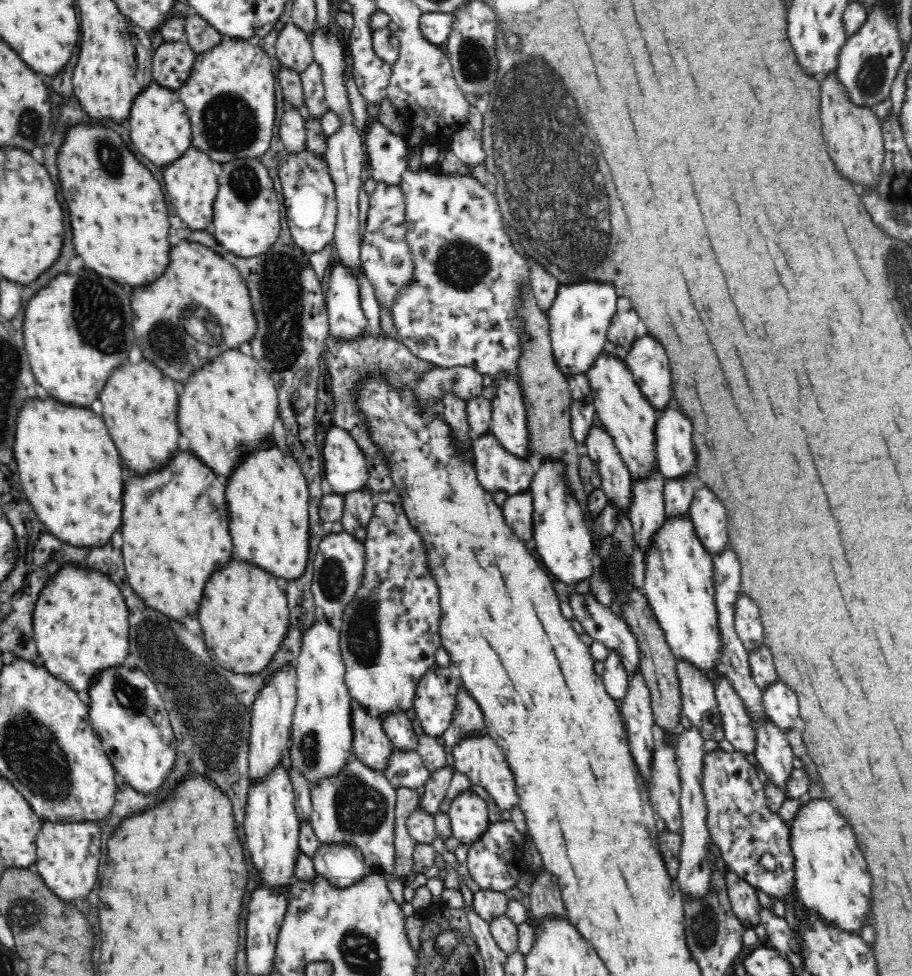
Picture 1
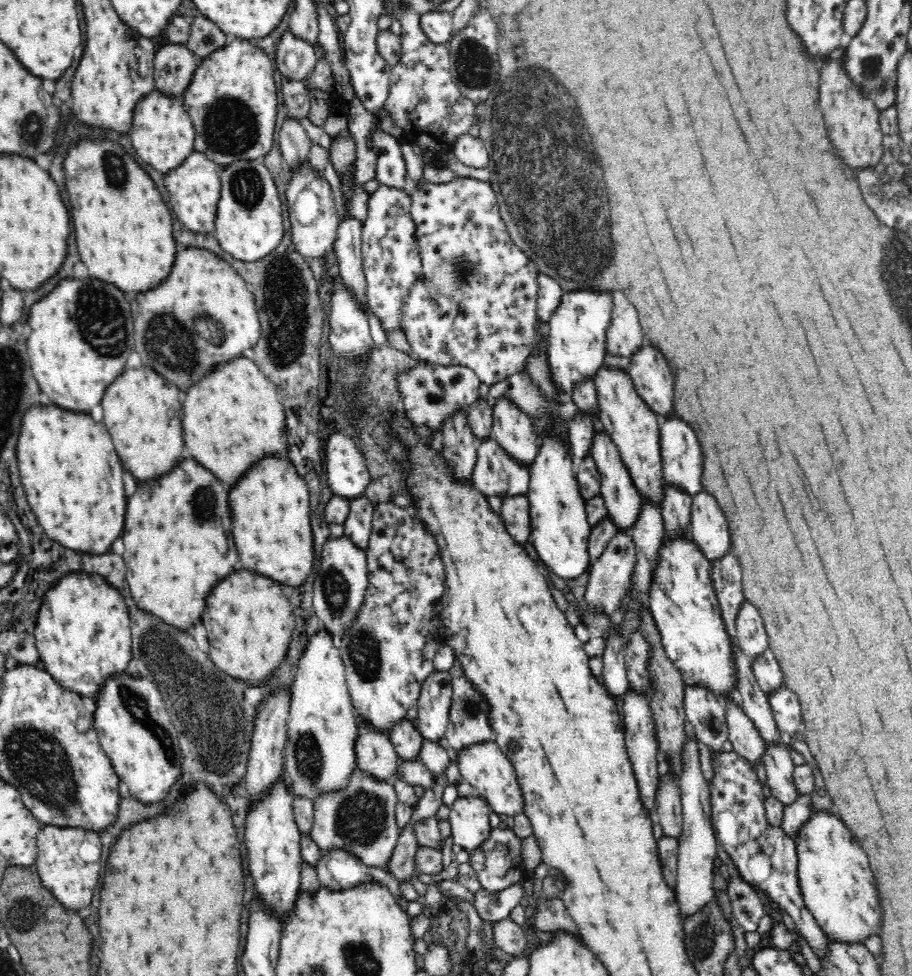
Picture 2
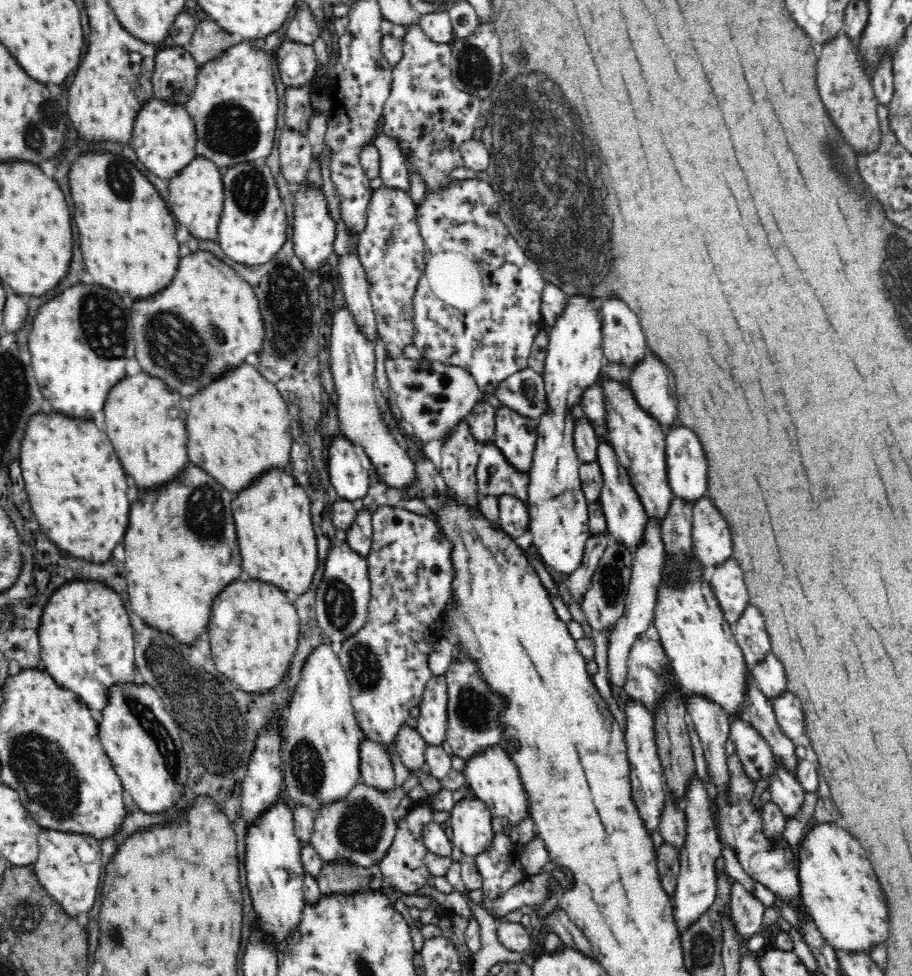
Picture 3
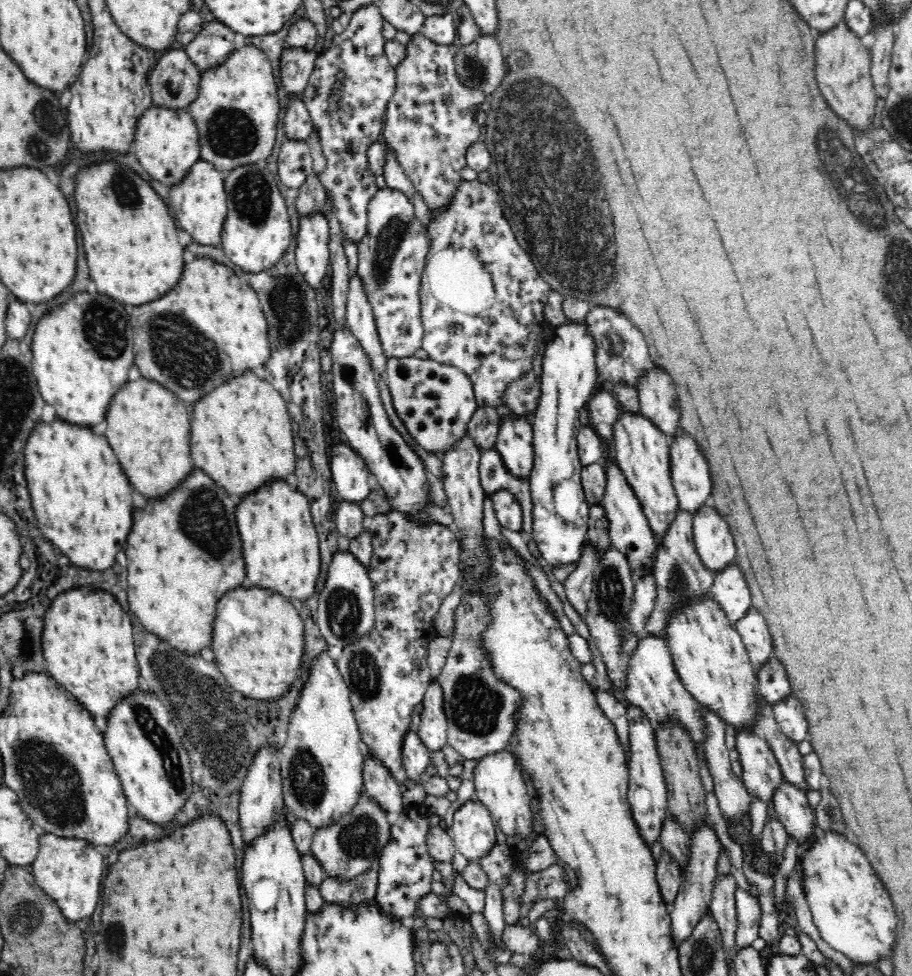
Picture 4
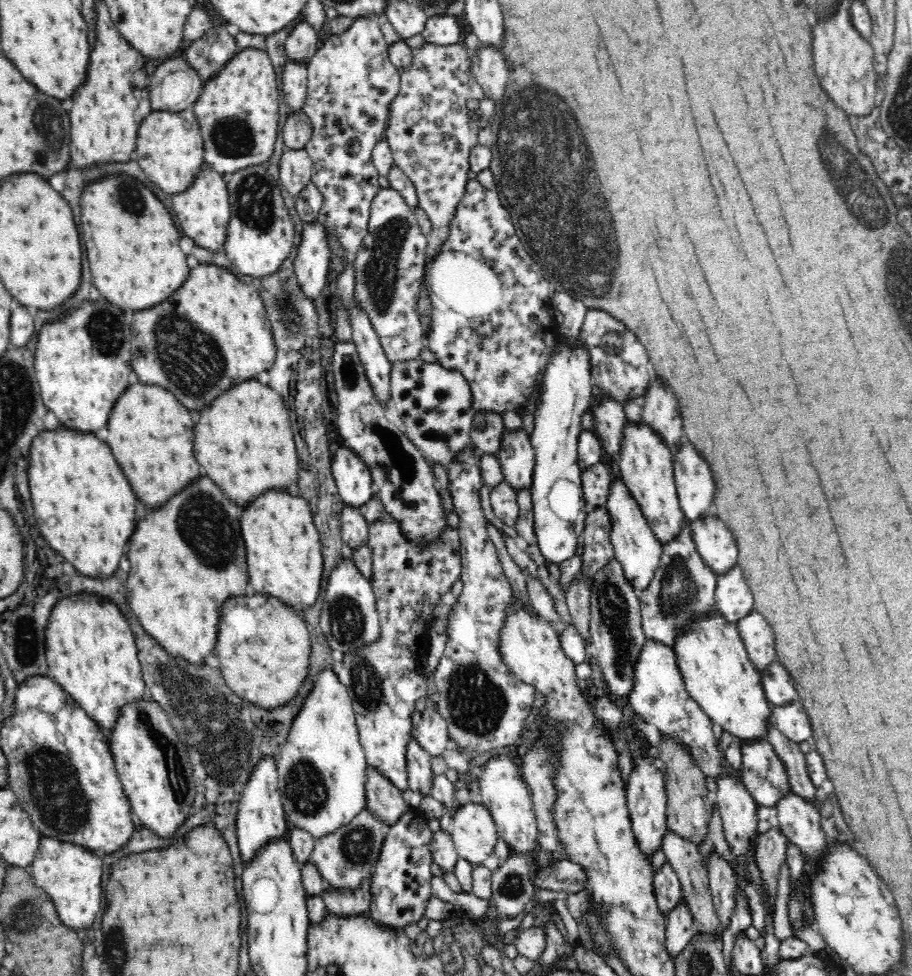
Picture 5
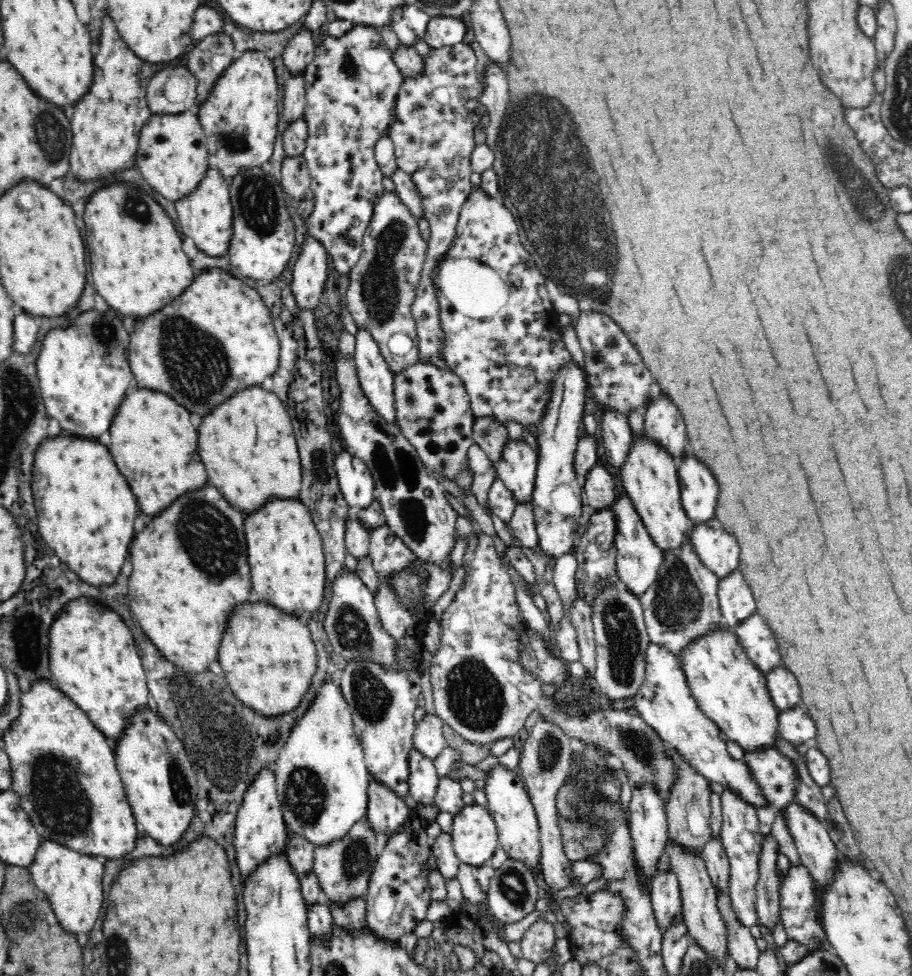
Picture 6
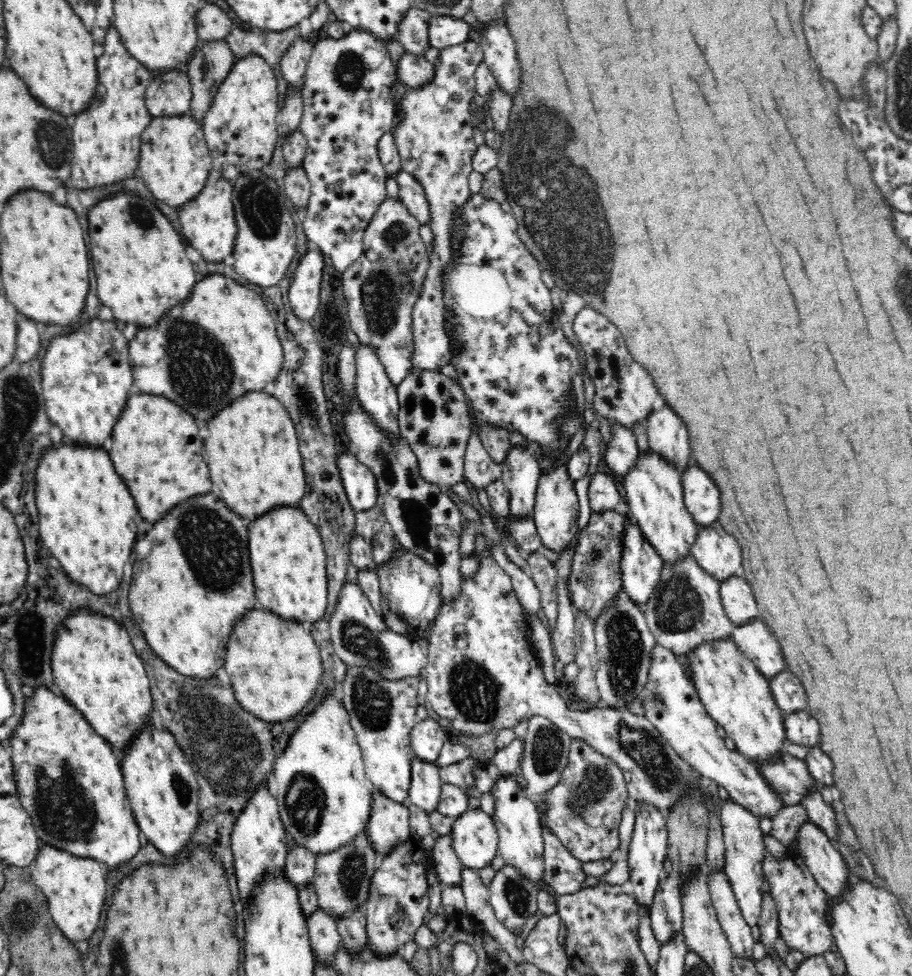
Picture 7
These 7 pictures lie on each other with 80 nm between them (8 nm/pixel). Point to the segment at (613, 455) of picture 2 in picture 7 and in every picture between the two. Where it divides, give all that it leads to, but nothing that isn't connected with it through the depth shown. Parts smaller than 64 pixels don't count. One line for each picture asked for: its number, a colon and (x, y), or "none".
3: (626, 518)
4: (629, 530)
5: (638, 553)
6: (639, 561)
7: (641, 568)

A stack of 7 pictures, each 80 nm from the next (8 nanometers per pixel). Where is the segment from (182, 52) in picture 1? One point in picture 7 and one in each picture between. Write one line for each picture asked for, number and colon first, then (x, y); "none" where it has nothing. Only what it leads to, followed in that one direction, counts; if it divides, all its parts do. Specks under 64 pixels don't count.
2: (174, 65)
3: (175, 77)
4: (174, 83)
5: (175, 86)
6: (172, 90)
7: (169, 95)

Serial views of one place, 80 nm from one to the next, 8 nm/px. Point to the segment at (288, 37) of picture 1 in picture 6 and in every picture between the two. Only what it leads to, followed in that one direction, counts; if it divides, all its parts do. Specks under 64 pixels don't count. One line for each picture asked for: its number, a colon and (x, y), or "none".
2: (296, 60)
3: (297, 62)
4: (296, 65)
5: (294, 78)
6: (294, 102)

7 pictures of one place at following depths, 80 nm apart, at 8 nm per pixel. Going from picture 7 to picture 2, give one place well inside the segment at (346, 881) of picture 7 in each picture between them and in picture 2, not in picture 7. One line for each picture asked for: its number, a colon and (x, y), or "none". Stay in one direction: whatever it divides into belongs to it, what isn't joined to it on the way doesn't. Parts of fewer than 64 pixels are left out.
2: (359, 819)
3: (358, 831)
4: (349, 849)
5: (344, 860)
6: (343, 870)

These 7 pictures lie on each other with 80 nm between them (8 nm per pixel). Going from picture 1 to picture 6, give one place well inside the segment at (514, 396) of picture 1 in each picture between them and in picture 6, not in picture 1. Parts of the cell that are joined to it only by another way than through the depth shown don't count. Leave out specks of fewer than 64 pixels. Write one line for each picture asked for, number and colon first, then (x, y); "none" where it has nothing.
2: (514, 431)
3: (515, 435)
4: (514, 443)
5: (516, 459)
6: (517, 467)

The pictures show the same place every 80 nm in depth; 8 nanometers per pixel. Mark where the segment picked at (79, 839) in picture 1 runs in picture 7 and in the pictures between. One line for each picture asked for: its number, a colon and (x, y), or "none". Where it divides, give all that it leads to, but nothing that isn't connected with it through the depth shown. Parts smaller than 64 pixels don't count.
2: (65, 865)
3: (68, 866)
4: (70, 871)
5: (72, 877)
6: (72, 882)
7: (75, 889)

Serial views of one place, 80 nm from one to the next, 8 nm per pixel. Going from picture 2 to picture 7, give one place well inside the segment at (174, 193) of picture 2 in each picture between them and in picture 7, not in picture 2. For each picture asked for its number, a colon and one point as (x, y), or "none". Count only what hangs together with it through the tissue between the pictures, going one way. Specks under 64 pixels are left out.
3: (197, 196)
4: (199, 202)
5: (204, 212)
6: (206, 216)
7: (208, 222)

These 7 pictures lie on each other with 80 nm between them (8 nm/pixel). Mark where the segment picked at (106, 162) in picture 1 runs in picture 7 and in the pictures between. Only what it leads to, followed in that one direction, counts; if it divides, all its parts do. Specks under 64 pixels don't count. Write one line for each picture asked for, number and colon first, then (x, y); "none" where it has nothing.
2: (124, 229)
3: (127, 234)
4: (131, 241)
5: (133, 246)
6: (136, 254)
7: (139, 258)

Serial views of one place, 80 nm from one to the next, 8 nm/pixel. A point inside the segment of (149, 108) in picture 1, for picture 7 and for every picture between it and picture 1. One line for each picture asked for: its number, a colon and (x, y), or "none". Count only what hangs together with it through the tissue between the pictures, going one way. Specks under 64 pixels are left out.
2: (163, 135)
3: (164, 138)
4: (167, 144)
5: (170, 147)
6: (172, 156)
7: (175, 162)

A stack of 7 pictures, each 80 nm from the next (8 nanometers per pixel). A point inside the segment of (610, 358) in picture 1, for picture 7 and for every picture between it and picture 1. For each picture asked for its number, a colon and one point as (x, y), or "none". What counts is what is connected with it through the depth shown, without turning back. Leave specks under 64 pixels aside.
2: (634, 429)
3: (639, 442)
4: (642, 452)
5: (646, 464)
6: (650, 480)
7: (654, 491)

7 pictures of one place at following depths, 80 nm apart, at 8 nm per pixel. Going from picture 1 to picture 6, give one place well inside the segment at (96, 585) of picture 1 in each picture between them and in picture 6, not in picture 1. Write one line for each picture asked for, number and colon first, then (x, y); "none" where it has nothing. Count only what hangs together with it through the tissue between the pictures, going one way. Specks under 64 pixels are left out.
2: (83, 636)
3: (86, 641)
4: (87, 643)
5: (90, 651)
6: (93, 660)

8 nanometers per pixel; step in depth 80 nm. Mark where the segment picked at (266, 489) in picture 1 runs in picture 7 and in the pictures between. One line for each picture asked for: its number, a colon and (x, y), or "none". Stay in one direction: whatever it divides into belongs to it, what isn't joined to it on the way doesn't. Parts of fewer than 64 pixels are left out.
2: (272, 526)
3: (273, 519)
4: (282, 549)
5: (285, 560)
6: (285, 550)
7: (288, 559)

